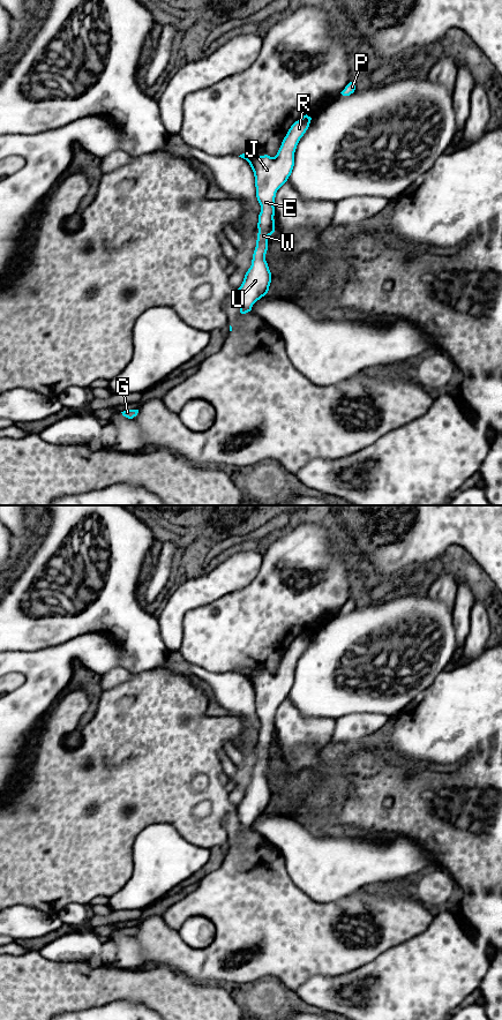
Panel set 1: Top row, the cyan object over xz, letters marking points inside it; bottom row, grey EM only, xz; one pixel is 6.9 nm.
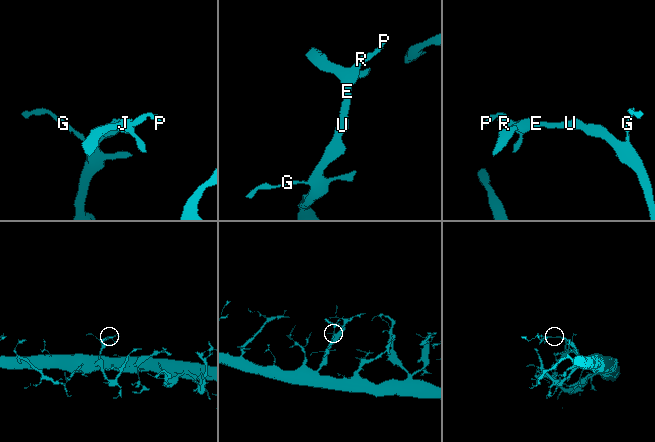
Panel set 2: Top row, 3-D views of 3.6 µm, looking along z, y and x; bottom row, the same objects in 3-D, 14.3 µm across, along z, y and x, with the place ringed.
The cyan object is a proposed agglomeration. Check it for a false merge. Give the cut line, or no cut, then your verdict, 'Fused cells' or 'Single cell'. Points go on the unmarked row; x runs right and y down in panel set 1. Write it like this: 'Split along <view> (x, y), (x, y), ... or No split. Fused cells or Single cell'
No split. Single cell

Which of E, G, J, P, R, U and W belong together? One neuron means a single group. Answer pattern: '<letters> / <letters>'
E G J P R U W

